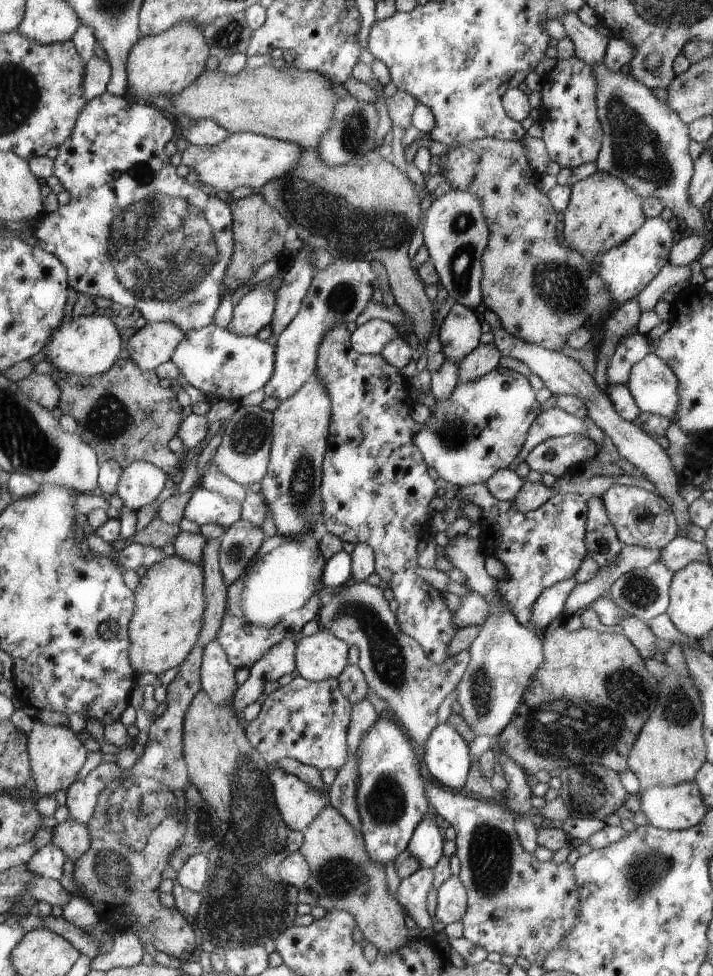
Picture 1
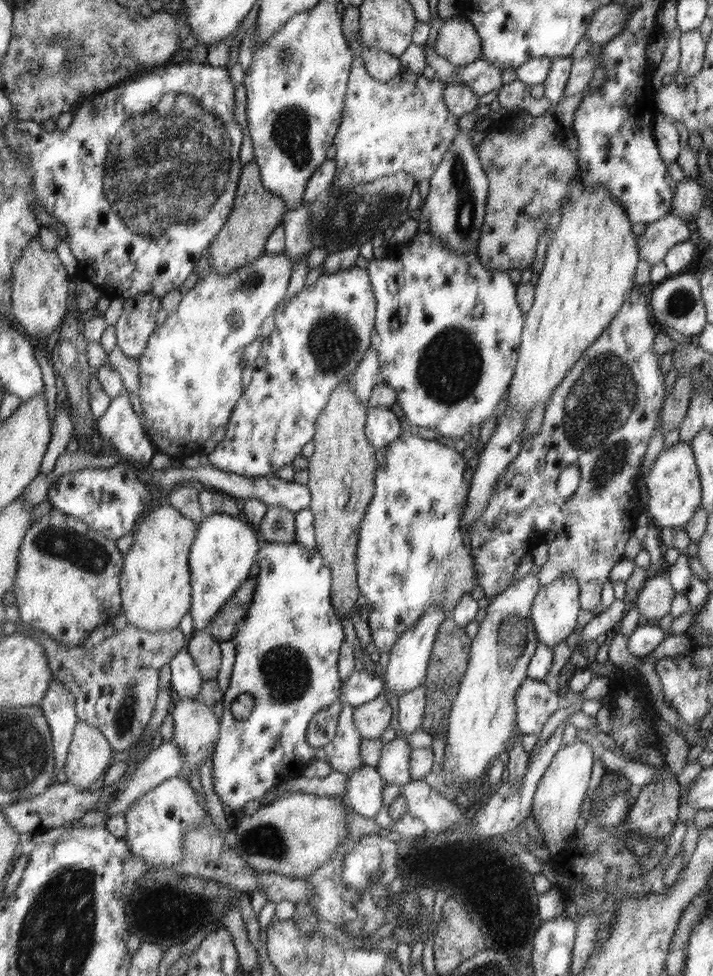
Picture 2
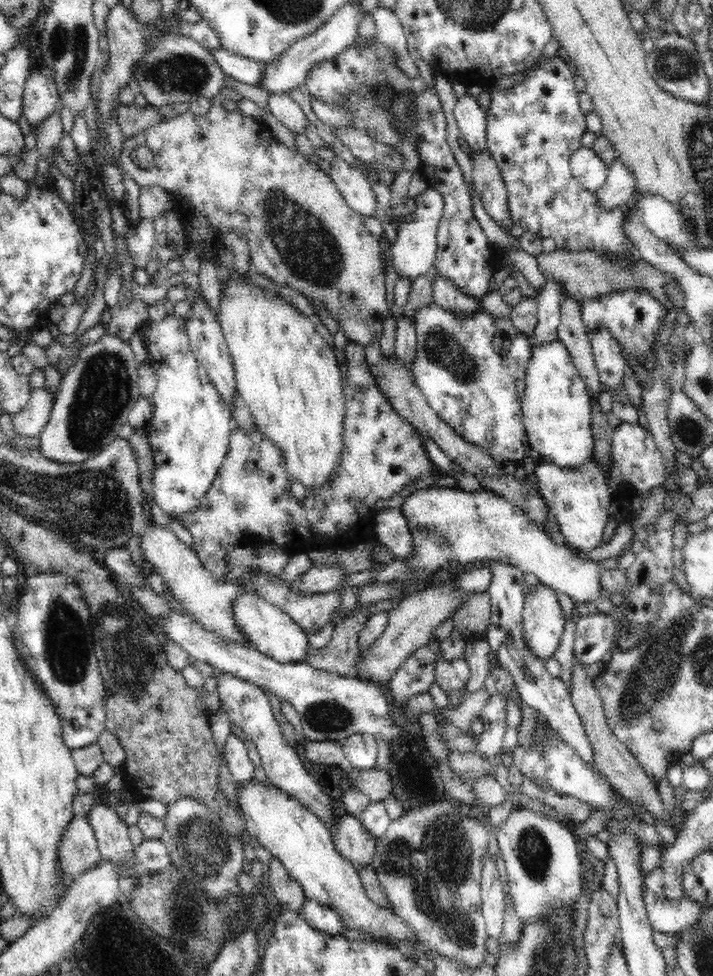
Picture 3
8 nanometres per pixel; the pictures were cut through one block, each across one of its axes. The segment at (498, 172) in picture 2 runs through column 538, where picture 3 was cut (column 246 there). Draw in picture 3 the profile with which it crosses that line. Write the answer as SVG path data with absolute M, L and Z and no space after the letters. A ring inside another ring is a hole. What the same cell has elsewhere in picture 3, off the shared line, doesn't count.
M222 88L210 99L210 108L204 116L192 116L184 112L180 116L162 118L162 122L134 134L122 144L121 165L140 188L158 187L180 200L186 198L190 208L204 214L220 234L236 230L248 238L252 252L252 264L256 271L271 278L273 282L289 285L298 290L309 301L322 302L328 314L339 324L348 340L360 345L368 345L375 336L381 338L388 312L385 269L380 259L380 243L364 225L361 214L355 213L330 175L308 163L300 153L286 147L272 138L268 127L264 126L264 136L260 134L260 124L253 117L245 116L237 107L243 97L236 90ZM136 146L148 146L154 153L154 165L147 169L138 167L130 156Z

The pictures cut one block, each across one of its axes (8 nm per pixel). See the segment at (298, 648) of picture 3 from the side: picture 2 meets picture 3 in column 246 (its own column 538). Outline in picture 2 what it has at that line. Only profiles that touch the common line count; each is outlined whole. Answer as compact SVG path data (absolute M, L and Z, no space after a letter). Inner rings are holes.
M573 574L543 586L533 602L533 625L542 644L553 648L576 630L580 590Z

